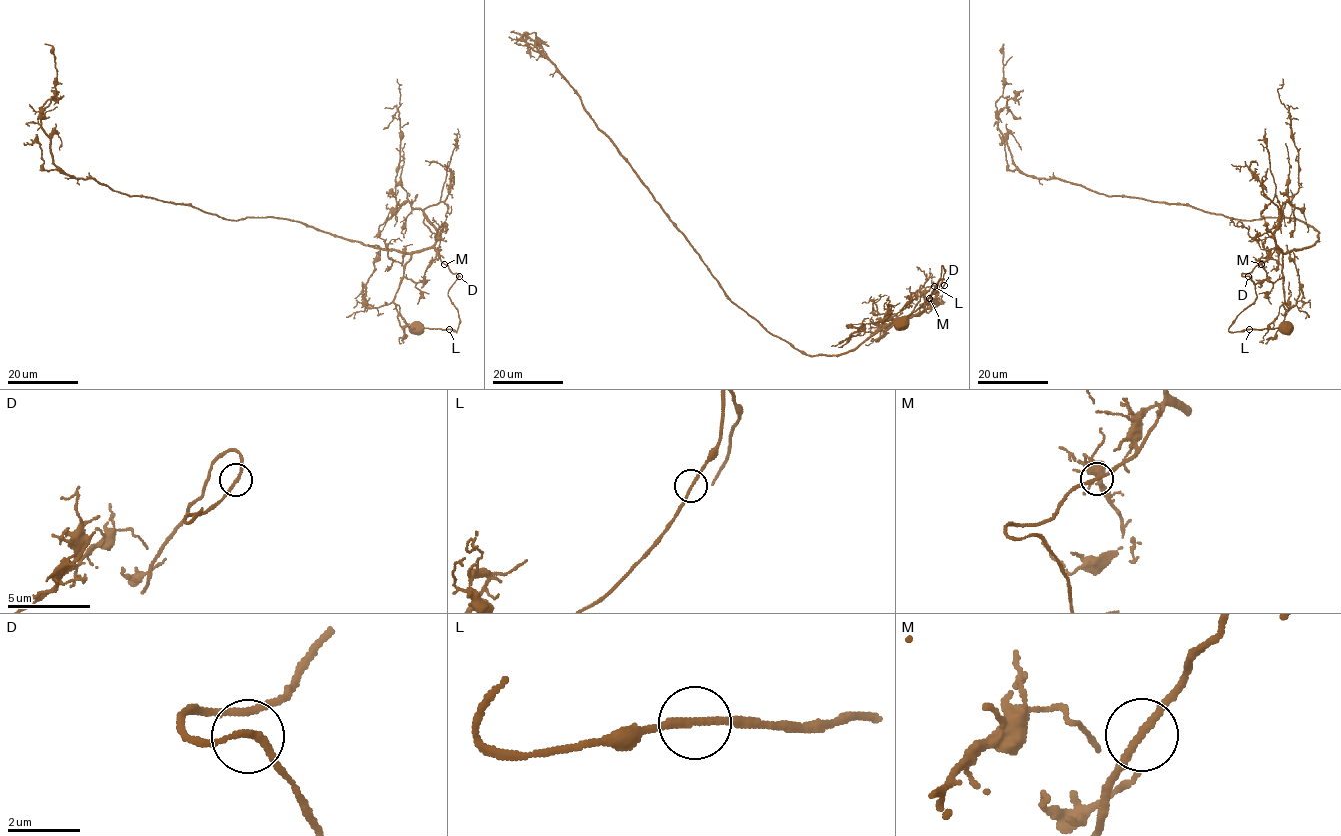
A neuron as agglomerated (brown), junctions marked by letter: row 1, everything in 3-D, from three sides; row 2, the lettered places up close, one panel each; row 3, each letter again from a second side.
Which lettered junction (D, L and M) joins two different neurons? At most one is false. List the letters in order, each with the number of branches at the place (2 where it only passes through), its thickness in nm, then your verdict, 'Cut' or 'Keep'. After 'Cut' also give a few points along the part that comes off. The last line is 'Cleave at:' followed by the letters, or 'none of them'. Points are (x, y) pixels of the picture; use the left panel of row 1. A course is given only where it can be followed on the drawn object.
D: Branches: 2. Thickness 180 nm. Keep
L: Branches: 2. Thickness 190 nm. Keep
M: Branches: 2. Thickness 190 nm. Keep
Cleave at: none of them

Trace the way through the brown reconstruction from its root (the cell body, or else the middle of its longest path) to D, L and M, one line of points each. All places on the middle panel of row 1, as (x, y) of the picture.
D: (902, 323), (929, 296), (940, 277), (941, 266), (945, 270), (943, 279), (939, 289), (932, 292), (944, 284)
L: (902, 323), (924, 301), (934, 286)
M: (902, 323), (929, 296), (942, 266), (942, 282), (932, 292), (944, 285), (942, 278), (929, 298)

